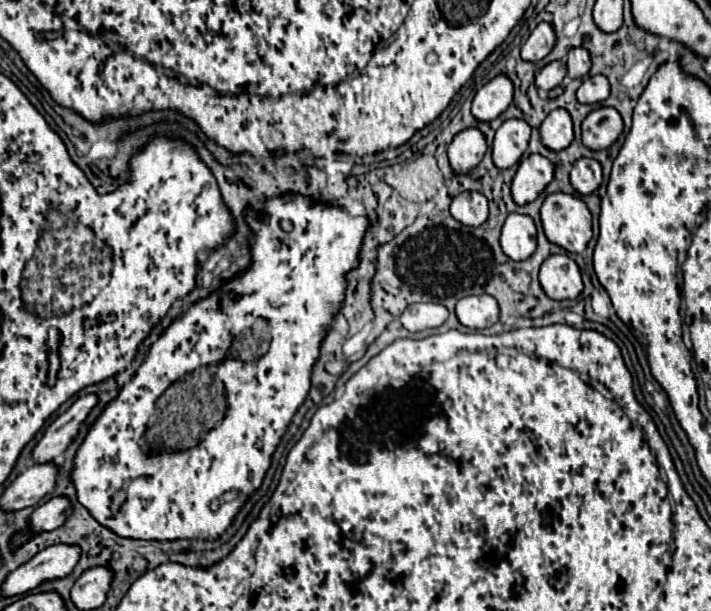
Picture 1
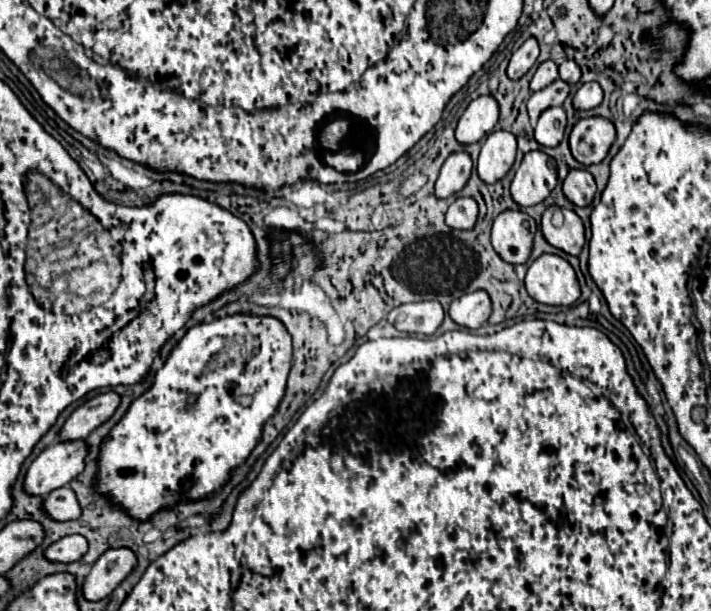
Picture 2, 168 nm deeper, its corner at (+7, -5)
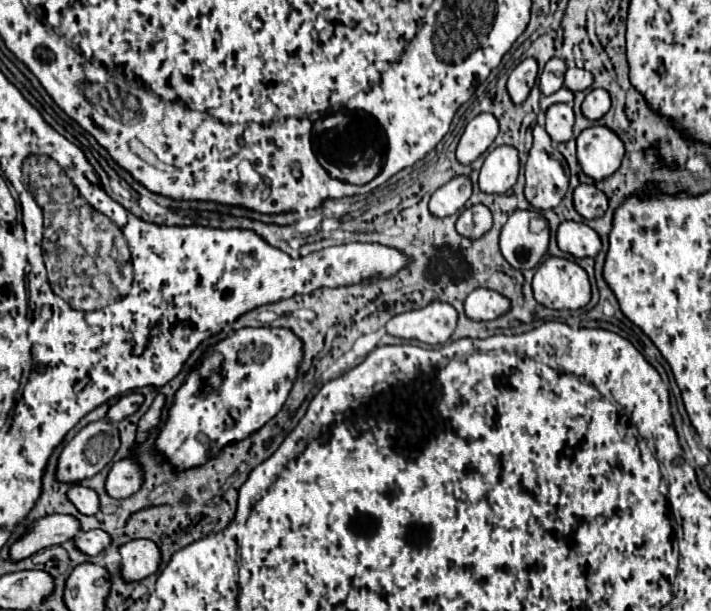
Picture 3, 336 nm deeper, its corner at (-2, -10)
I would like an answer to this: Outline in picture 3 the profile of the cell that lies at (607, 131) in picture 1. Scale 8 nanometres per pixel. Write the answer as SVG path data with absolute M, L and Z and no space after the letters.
M591 126L577 138L579 166L593 180L611 176L619 168L624 155L625 148L621 138L605 126Z

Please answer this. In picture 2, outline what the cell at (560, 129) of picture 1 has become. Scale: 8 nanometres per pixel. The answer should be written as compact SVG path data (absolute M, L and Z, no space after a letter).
M548 107L538 119L534 135L540 145L556 147L564 137L564 129L566 129L564 109L562 107Z

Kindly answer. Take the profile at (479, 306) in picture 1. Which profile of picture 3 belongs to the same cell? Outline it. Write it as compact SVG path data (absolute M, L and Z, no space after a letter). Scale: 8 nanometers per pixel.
M477 288L477 292L471 292L465 298L465 314L467 318L475 322L485 322L485 320L495 320L503 316L509 310L509 300L495 290L487 288Z

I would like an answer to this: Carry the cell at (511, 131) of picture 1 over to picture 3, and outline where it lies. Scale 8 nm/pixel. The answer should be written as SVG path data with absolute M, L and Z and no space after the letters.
M497 146L489 152L479 174L479 188L487 194L507 192L519 176L519 152L513 146Z

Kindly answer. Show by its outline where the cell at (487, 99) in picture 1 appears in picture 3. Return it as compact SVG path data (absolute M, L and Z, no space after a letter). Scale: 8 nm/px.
M479 114L467 126L457 146L457 160L461 164L471 164L477 160L497 138L499 122L493 114Z

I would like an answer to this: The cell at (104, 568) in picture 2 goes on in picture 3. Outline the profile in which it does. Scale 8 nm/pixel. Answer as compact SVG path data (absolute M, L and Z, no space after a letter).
M133 540L119 548L121 576L125 582L139 582L157 572L161 552L149 540Z

